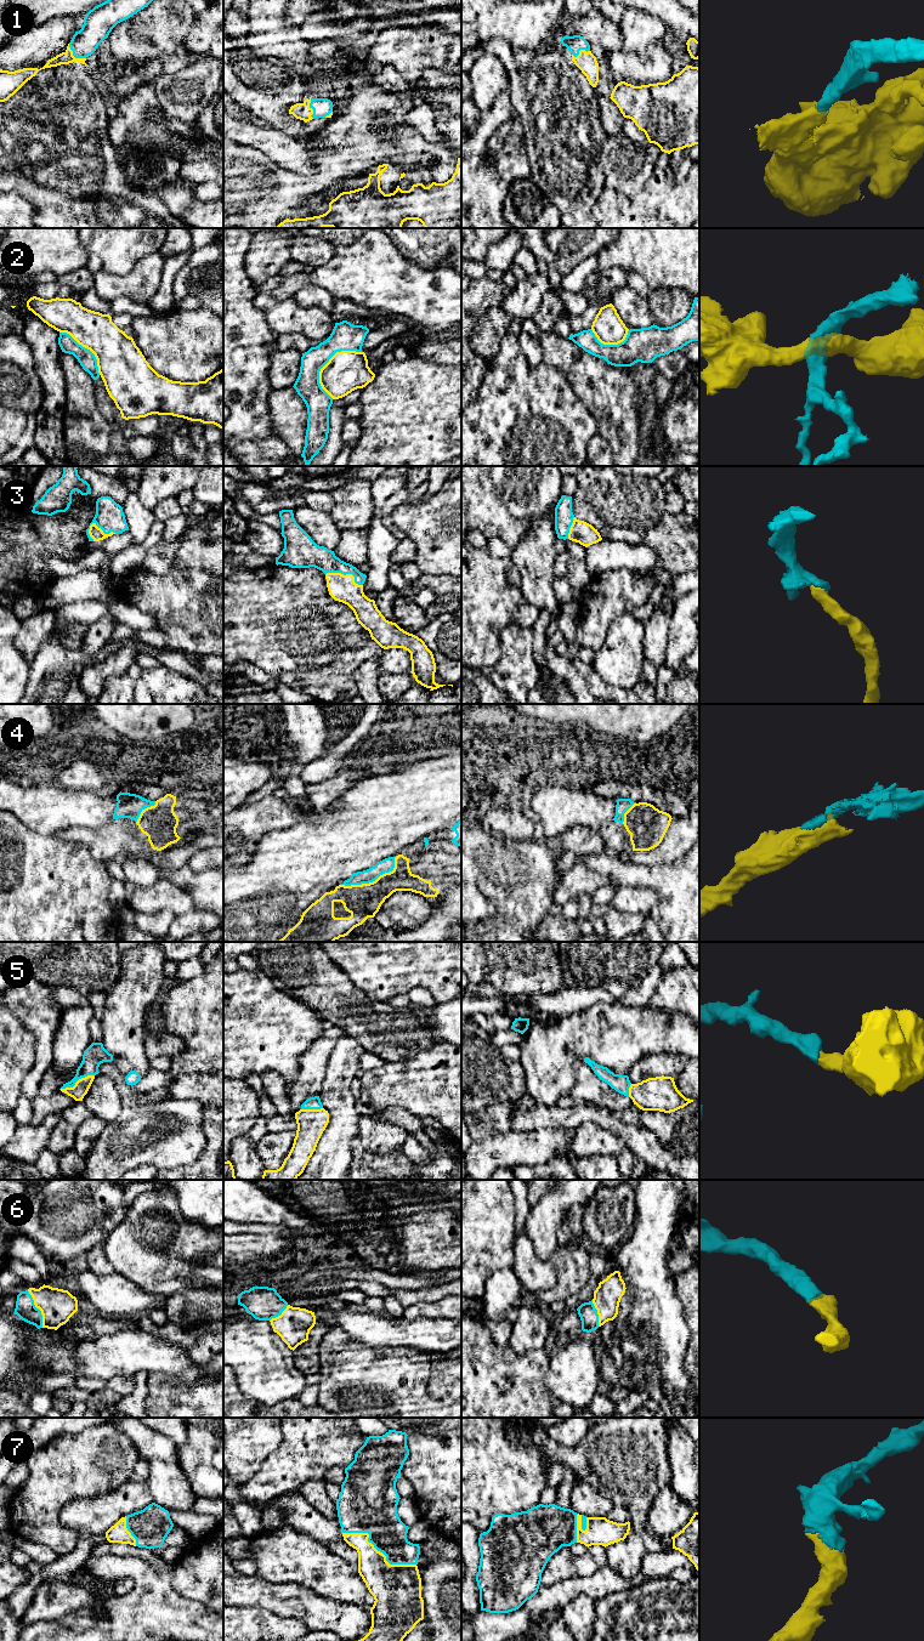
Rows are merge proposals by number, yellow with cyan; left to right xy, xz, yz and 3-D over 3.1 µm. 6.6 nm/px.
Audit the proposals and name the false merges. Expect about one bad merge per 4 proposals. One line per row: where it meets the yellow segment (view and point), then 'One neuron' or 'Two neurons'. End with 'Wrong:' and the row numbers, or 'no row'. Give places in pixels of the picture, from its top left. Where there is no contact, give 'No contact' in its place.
1: Touches yellow at xy (73, 56). One neuron
2: Touches yellow at xz (327, 363). Two neurons
3: Touches yellow at xy (101, 529). One neuron
4: Touches yellow at xz (373, 881). One neuron
5: Touches yellow at xy (77, 1082). One neuron
6: Touches yellow at xy (38, 1307). One neuron
7: Touches yellow at xz (377, 1550). One neuron
Wrong: 2

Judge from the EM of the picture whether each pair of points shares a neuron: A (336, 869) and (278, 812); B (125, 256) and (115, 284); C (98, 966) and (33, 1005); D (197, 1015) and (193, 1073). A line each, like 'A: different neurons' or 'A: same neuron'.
A: different neurons
B: different neurons
C: different neurons
D: same neuron

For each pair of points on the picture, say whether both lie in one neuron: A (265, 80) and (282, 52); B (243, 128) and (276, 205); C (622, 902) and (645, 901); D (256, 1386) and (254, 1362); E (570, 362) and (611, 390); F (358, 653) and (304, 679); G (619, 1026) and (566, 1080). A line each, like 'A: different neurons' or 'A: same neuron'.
A: different neurons
B: different neurons
C: same neuron
D: different neurons
E: same neuron
F: same neuron
G: same neuron

